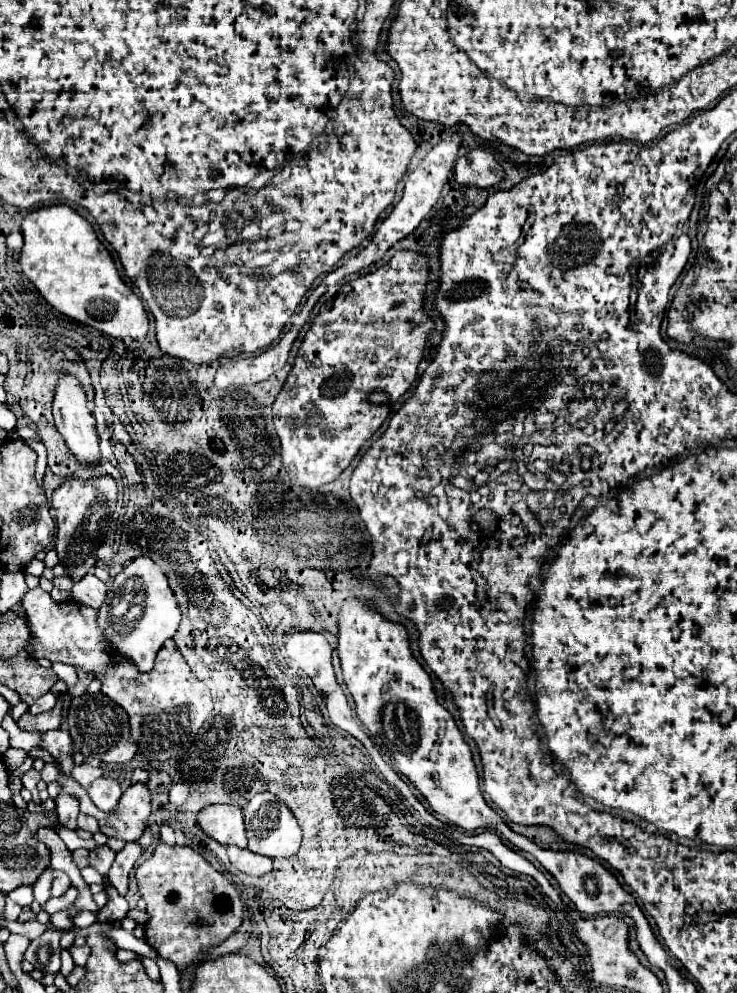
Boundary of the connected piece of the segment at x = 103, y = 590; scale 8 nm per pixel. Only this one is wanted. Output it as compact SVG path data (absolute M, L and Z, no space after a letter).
M85 575L71 589L71 597L77 603L93 607L93 609L101 607L101 603L105 601L105 595L107 595L107 585L101 579L97 579L95 575Z

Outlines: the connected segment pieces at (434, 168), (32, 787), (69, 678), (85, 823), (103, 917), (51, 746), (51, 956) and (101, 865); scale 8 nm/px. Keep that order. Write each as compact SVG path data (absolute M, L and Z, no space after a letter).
M455 133L455 135L447 135L445 139L439 141L437 147L433 147L427 157L405 177L405 189L403 189L403 197L395 204L391 215L387 219L383 219L376 227L376 233L372 236L368 244L360 250L357 256L351 258L347 264L344 264L339 270L345 270L345 277L359 272L361 268L369 266L371 263L375 263L382 259L386 251L393 247L397 241L405 239L409 233L413 233L419 223L423 219L427 219L431 215L431 209L433 205L437 203L439 195L441 195L441 189L443 185L447 183L451 171L453 171L453 163L457 159L457 153L459 153L459 147L461 147L461 135Z
M31 769L29 773L25 773L25 775L21 777L21 781L23 781L23 787L27 787L27 789L31 791L33 803L41 803L41 799L39 799L39 789L37 789L37 783L41 781L41 773L35 771L35 769Z
M53 663L51 669L57 673L61 681L67 683L67 687L73 687L77 683L77 671L73 665L63 665L63 663Z
M79 813L77 823L79 823L79 829L83 829L83 831L89 831L89 833L97 833L97 831L99 831L97 819L95 819L95 817L89 817L89 815L85 815L85 813Z
M109 883L105 885L105 891L107 891L107 897L109 897L109 903L97 913L97 921L99 923L119 923L119 921L123 921L127 917L127 911L129 911L125 897L121 897Z
M55 729L55 731L45 731L41 735L41 747L45 751L49 751L61 765L63 765L63 771L69 775L69 771L73 769L73 759L69 759L69 755L73 753L73 747L71 747L71 739L69 739L69 733L63 731L63 729Z
M59 931L43 933L35 941L31 941L31 947L25 951L25 959L41 973L59 973L61 967L59 939L61 939Z
M107 845L97 847L89 852L90 866L97 869L101 875L107 875L107 871L113 865L113 859L115 859L115 853Z

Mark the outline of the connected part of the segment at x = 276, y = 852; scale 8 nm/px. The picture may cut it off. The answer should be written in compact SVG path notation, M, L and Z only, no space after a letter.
M261 793L255 795L245 811L245 829L247 829L247 839L249 839L249 851L265 857L293 857L299 851L301 845L301 829L297 825L297 819L293 813L287 809L285 803L281 803L273 793Z

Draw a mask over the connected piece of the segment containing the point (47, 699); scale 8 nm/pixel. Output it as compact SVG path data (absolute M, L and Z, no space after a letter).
M47 691L45 695L41 695L31 707L29 707L29 713L31 715L37 715L37 713L43 713L43 711L49 711L53 709L57 703L57 695L53 691Z

